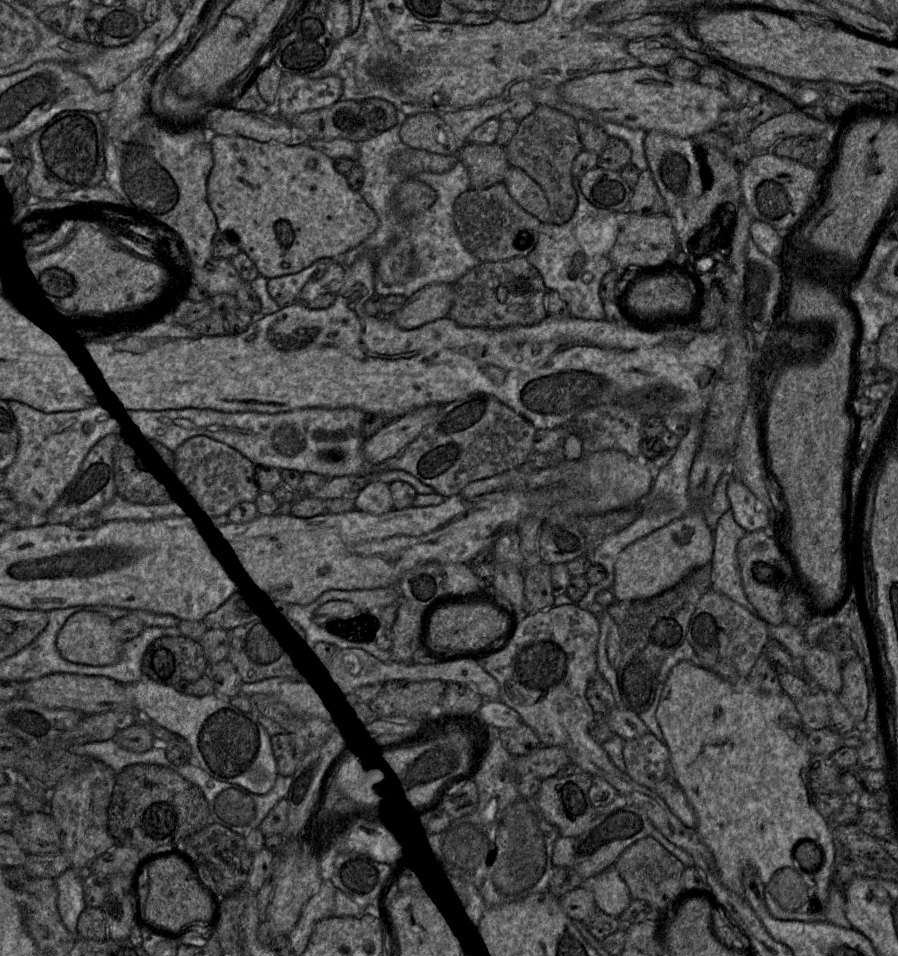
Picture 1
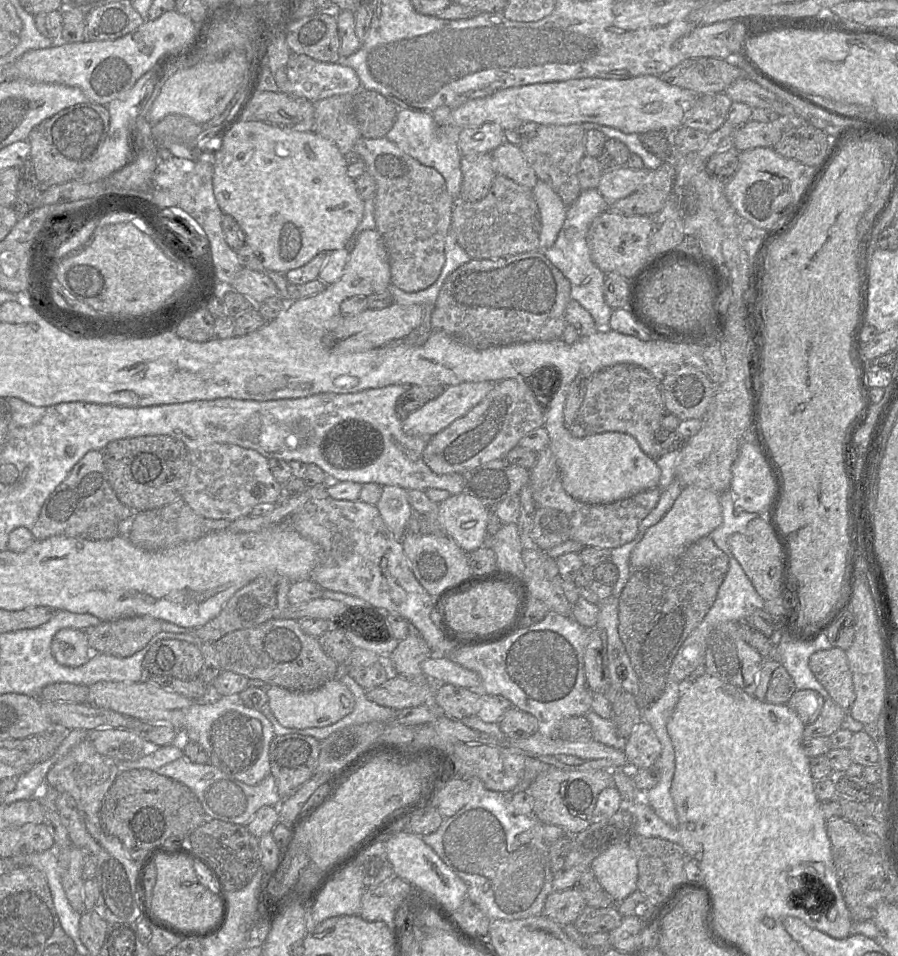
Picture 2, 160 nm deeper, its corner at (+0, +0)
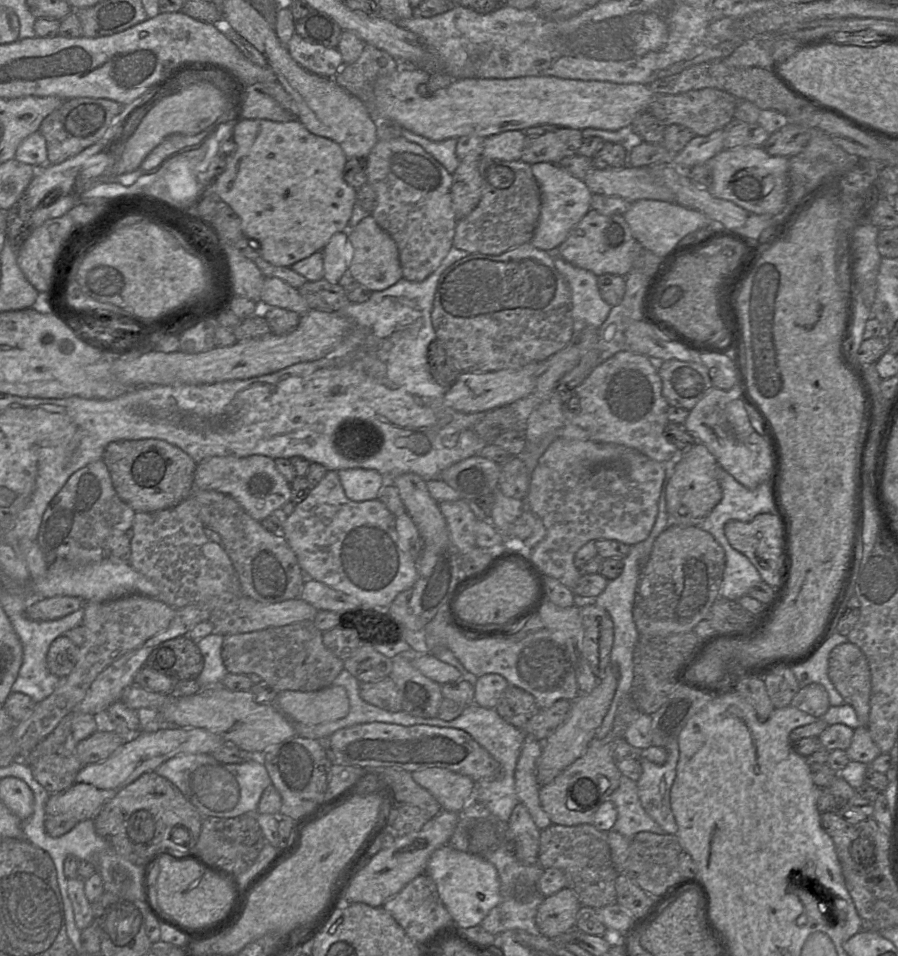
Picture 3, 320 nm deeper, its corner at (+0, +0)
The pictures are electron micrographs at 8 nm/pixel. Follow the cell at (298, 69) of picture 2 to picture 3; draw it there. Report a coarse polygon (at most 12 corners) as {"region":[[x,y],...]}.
{"region":[[297,33],[286,47],[301,67],[333,78],[344,66],[337,48]]}

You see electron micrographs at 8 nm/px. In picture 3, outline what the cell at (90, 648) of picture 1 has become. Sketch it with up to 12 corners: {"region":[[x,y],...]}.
{"region":[[68,637],[48,649],[48,670],[65,678],[74,669],[79,647]]}

